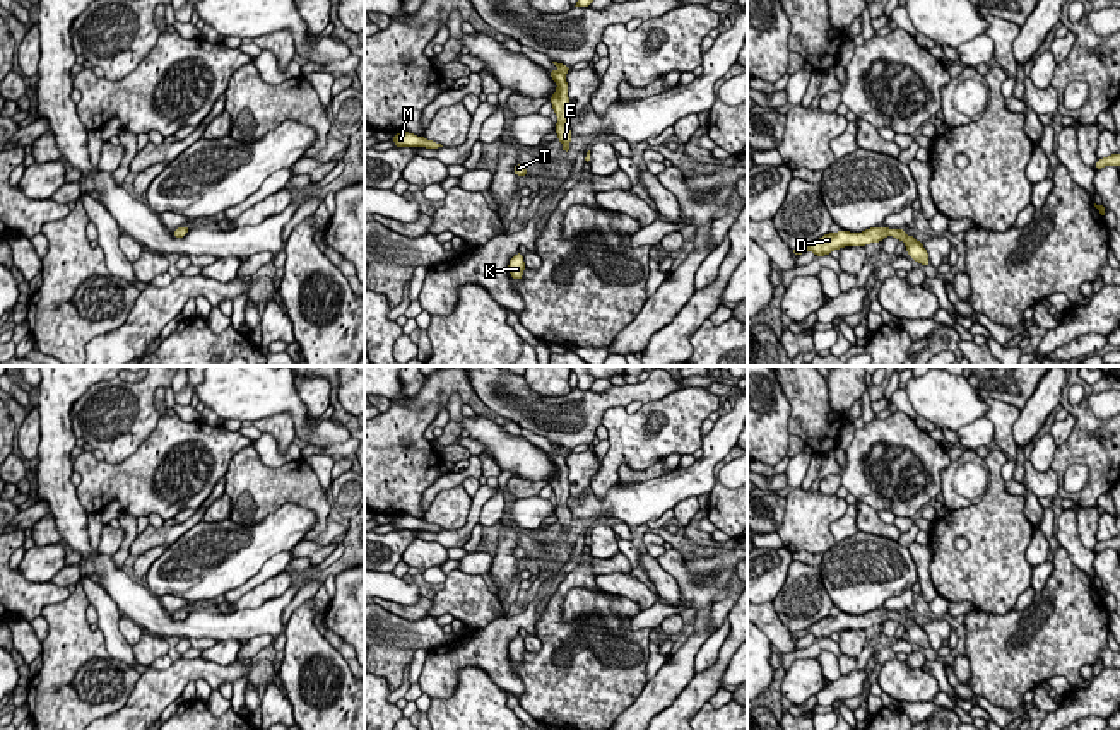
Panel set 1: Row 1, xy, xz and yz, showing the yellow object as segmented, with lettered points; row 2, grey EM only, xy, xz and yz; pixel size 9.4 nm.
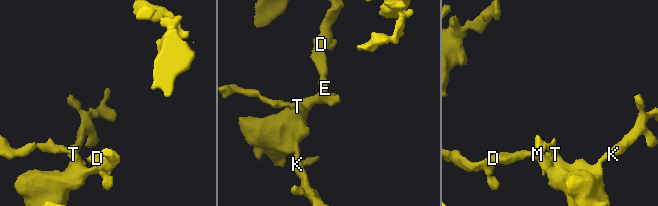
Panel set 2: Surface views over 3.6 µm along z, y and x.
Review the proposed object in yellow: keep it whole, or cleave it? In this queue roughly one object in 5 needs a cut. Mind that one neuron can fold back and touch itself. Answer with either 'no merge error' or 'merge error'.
no merge error

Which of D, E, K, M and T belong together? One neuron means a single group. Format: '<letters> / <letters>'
D E K M T

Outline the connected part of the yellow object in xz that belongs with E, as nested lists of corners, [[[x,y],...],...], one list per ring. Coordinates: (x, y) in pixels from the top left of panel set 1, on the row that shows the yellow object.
[[[552,62],[552,63],[561,70],[559,72],[549,70],[552,80],[557,84],[557,89],[549,101],[552,103],[552,109],[557,116],[557,123],[556,123],[557,140],[563,144],[563,150],[568,152],[573,132],[569,130],[569,125],[568,125],[571,109],[569,109],[566,74],[571,70],[571,67],[557,62]]]

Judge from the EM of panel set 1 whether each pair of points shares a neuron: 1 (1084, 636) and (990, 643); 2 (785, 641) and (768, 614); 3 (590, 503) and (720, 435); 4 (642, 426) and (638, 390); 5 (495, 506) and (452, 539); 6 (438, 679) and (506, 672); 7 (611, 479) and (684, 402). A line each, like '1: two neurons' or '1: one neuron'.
1: one neuron
2: one neuron
3: one neuron
4: two neurons
5: two neurons
6: one neuron
7: one neuron

